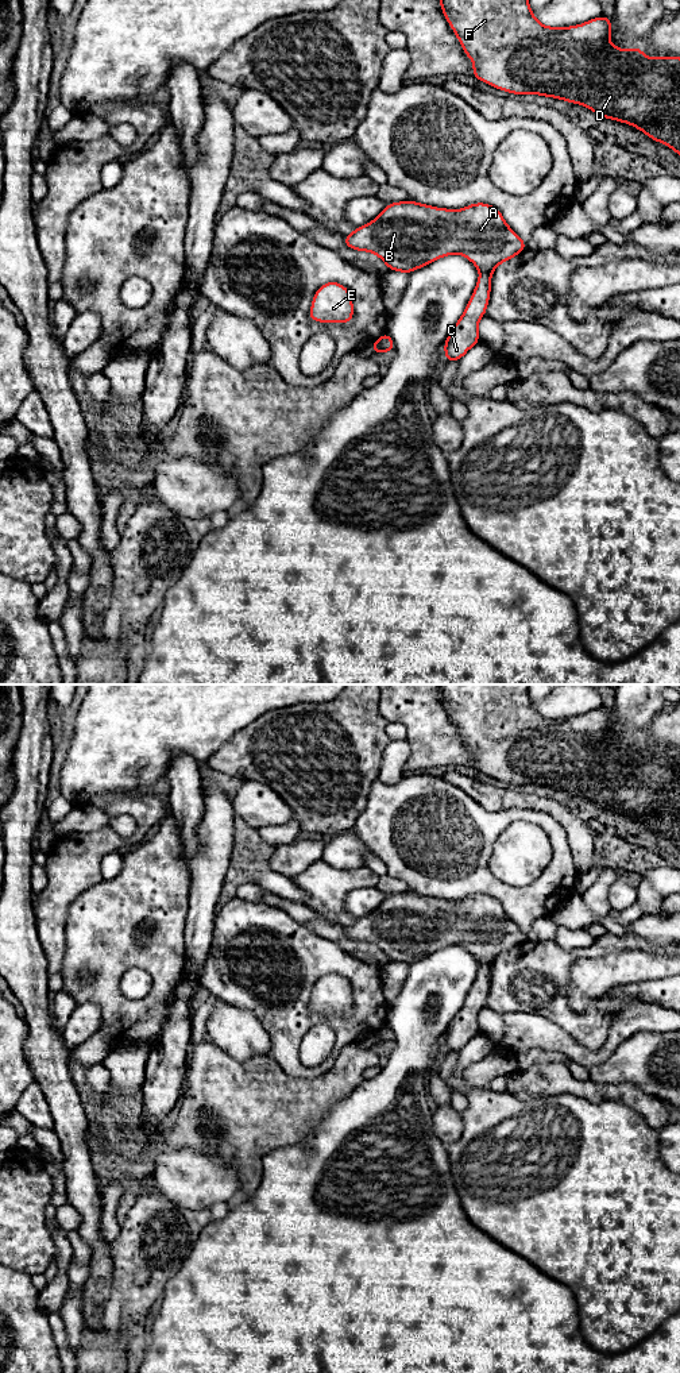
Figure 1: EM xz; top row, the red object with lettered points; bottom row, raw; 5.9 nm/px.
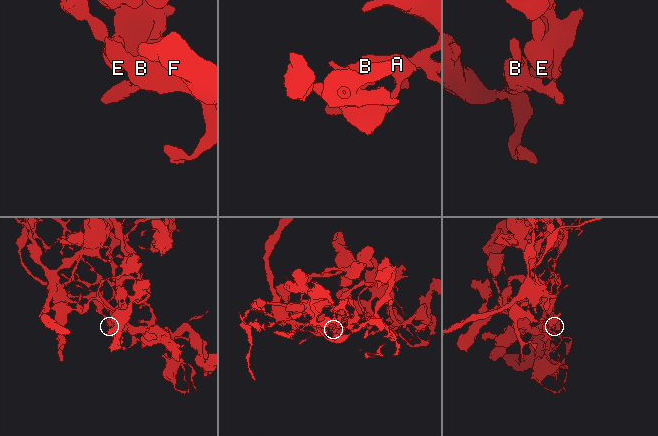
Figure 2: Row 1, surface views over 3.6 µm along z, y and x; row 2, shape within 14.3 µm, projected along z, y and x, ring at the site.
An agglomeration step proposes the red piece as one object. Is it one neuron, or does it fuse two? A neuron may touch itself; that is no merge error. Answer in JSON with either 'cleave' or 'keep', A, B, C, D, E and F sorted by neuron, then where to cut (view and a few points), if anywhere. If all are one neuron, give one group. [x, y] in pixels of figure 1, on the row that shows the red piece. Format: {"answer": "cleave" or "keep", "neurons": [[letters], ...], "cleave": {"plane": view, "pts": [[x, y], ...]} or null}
{"answer": "cleave", "neurons": [["A", "B", "C", "D", "F"], ["E"]], "cleave": {"plane": "xz", "pts": [[375, 340], [386, 351]]}}

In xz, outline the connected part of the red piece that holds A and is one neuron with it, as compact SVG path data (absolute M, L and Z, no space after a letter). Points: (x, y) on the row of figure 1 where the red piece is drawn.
M412 200L391 203L375 220L358 227L343 238L348 248L374 252L387 265L389 270L394 271L412 273L451 254L460 254L478 267L480 275L476 288L444 344L447 362L460 360L472 346L480 343L478 325L490 301L491 274L498 265L510 261L526 248L526 242L506 224L501 211L483 203L457 211Z

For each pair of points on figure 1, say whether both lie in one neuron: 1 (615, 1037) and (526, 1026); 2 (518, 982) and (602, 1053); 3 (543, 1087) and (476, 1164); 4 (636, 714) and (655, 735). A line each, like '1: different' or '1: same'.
1: same
2: different
3: different
4: different

